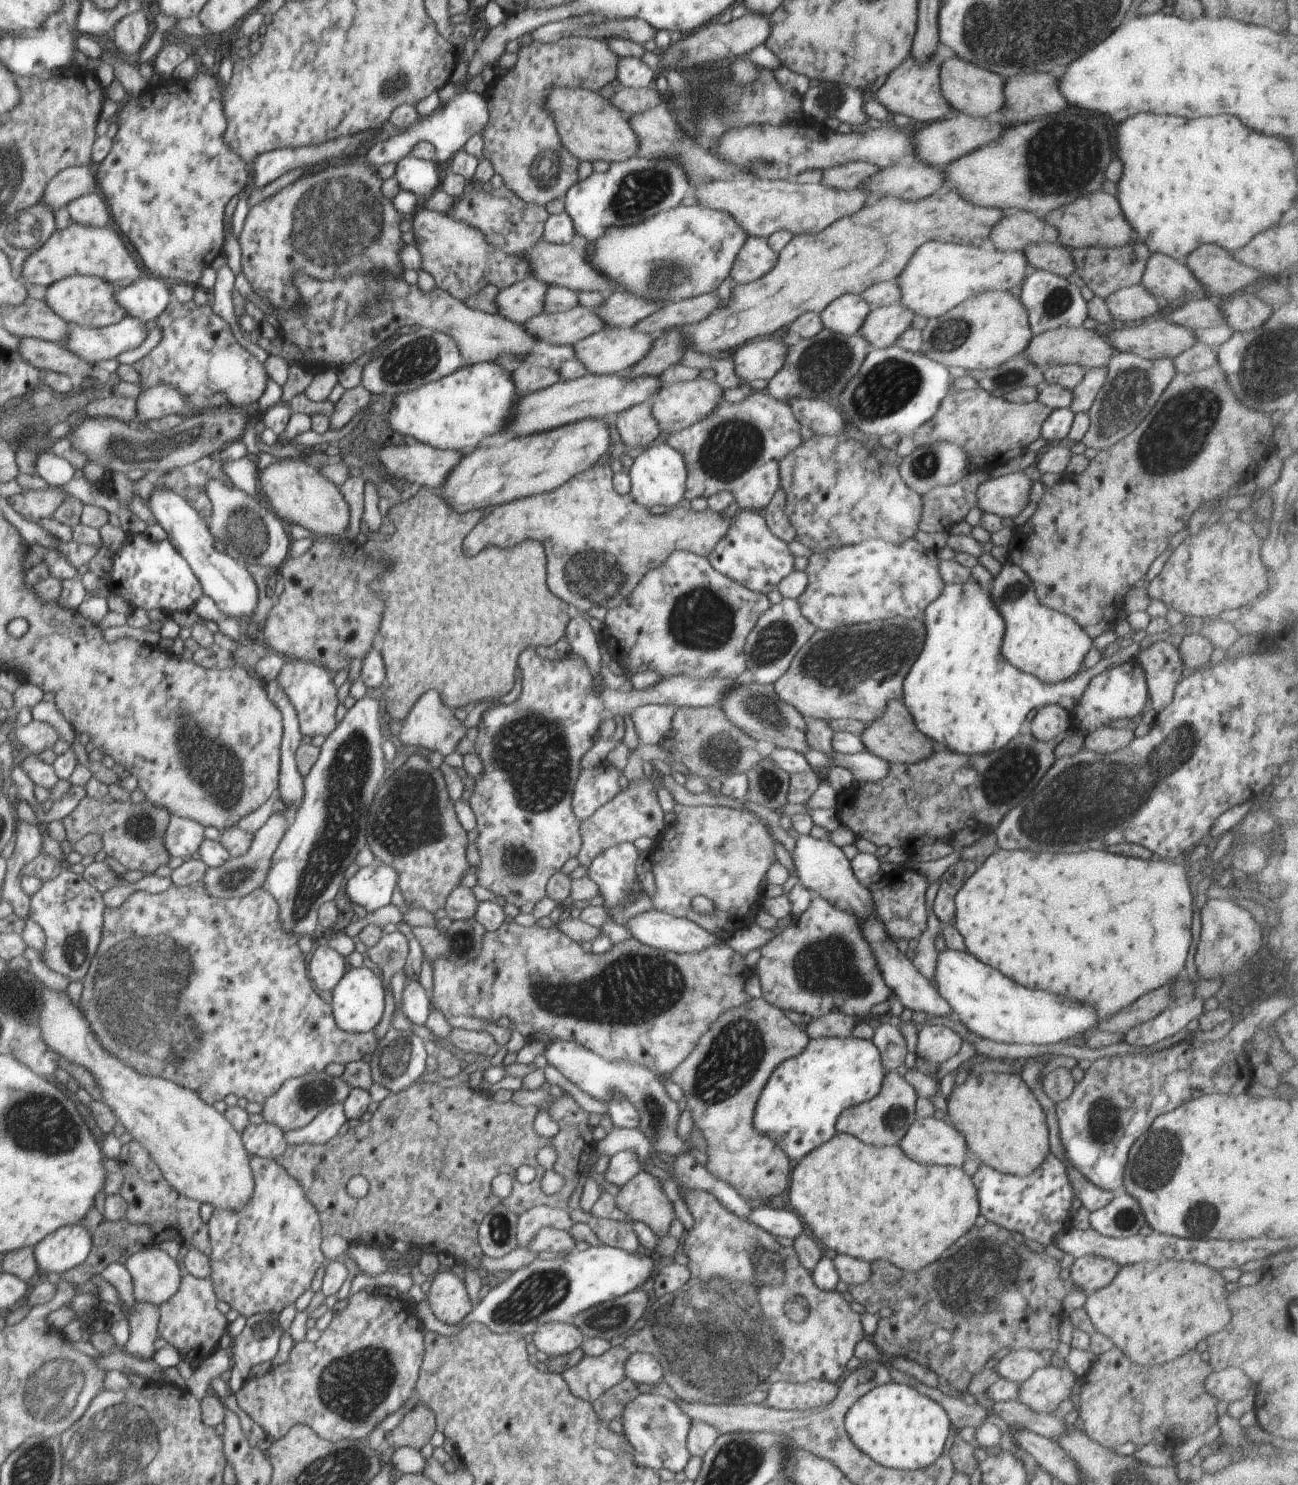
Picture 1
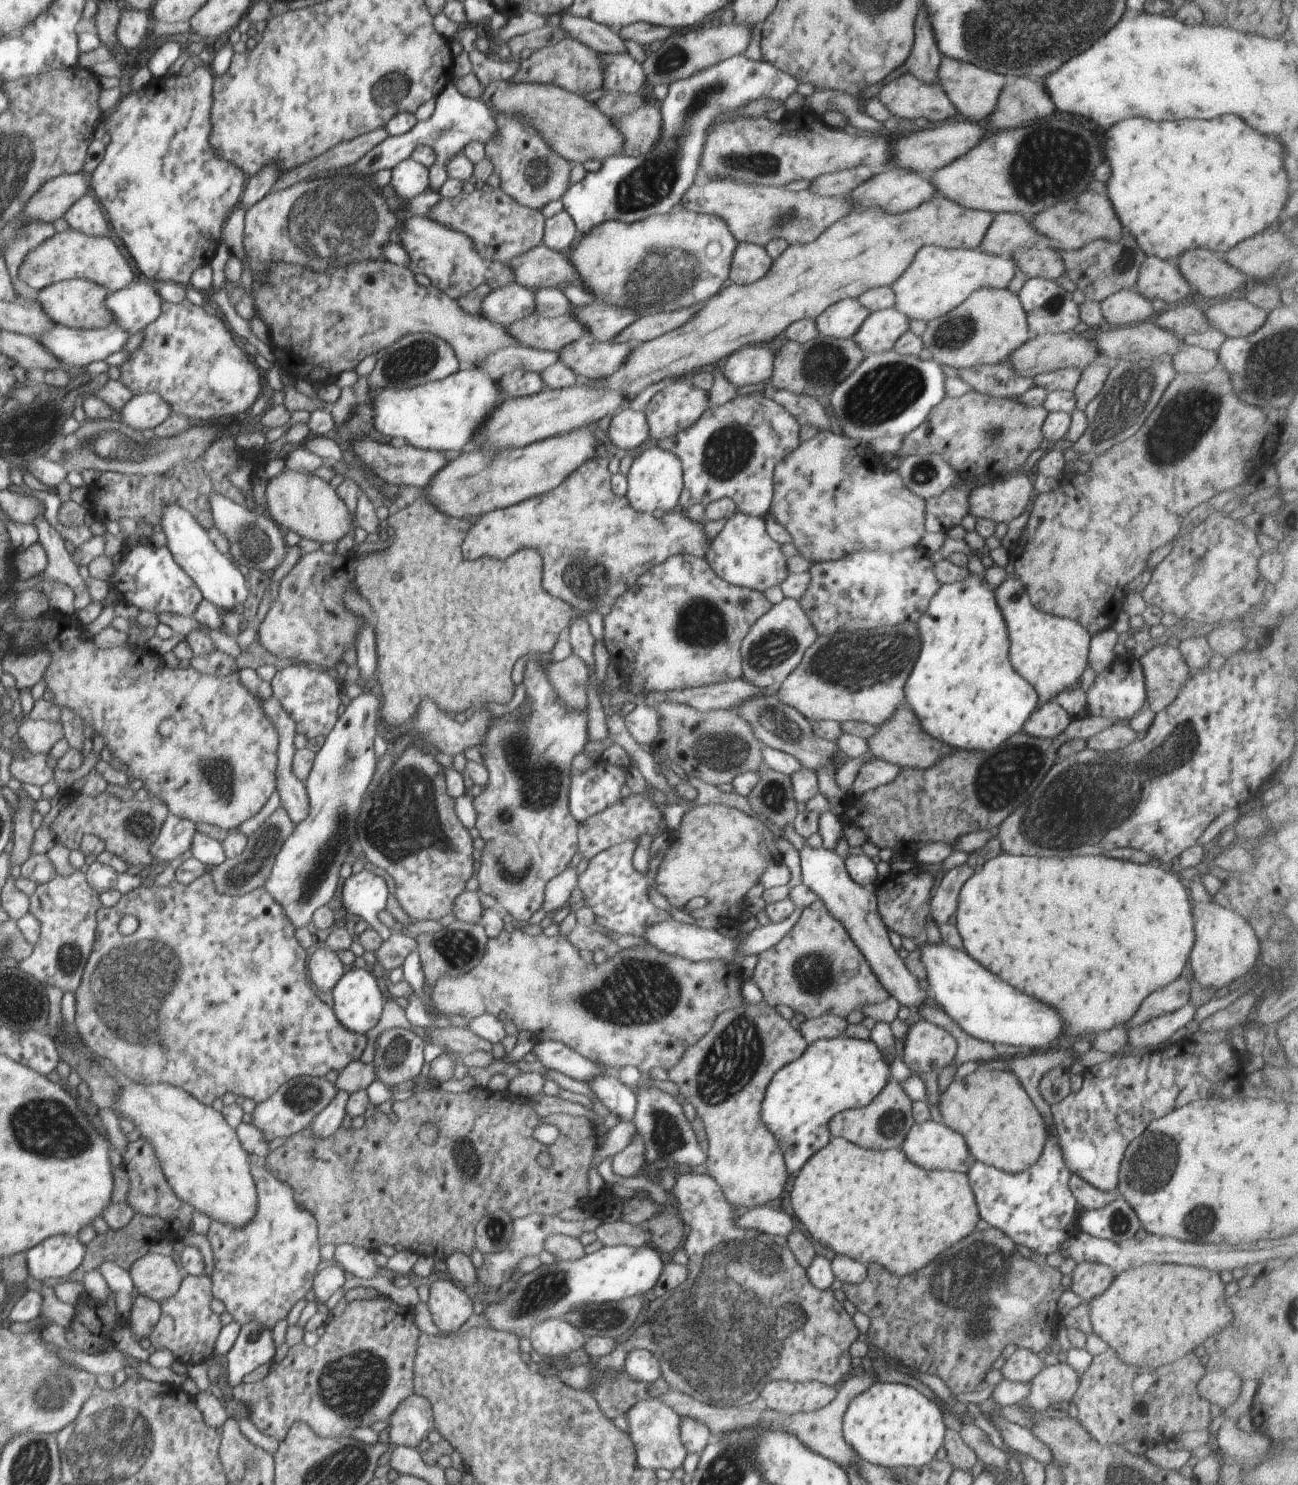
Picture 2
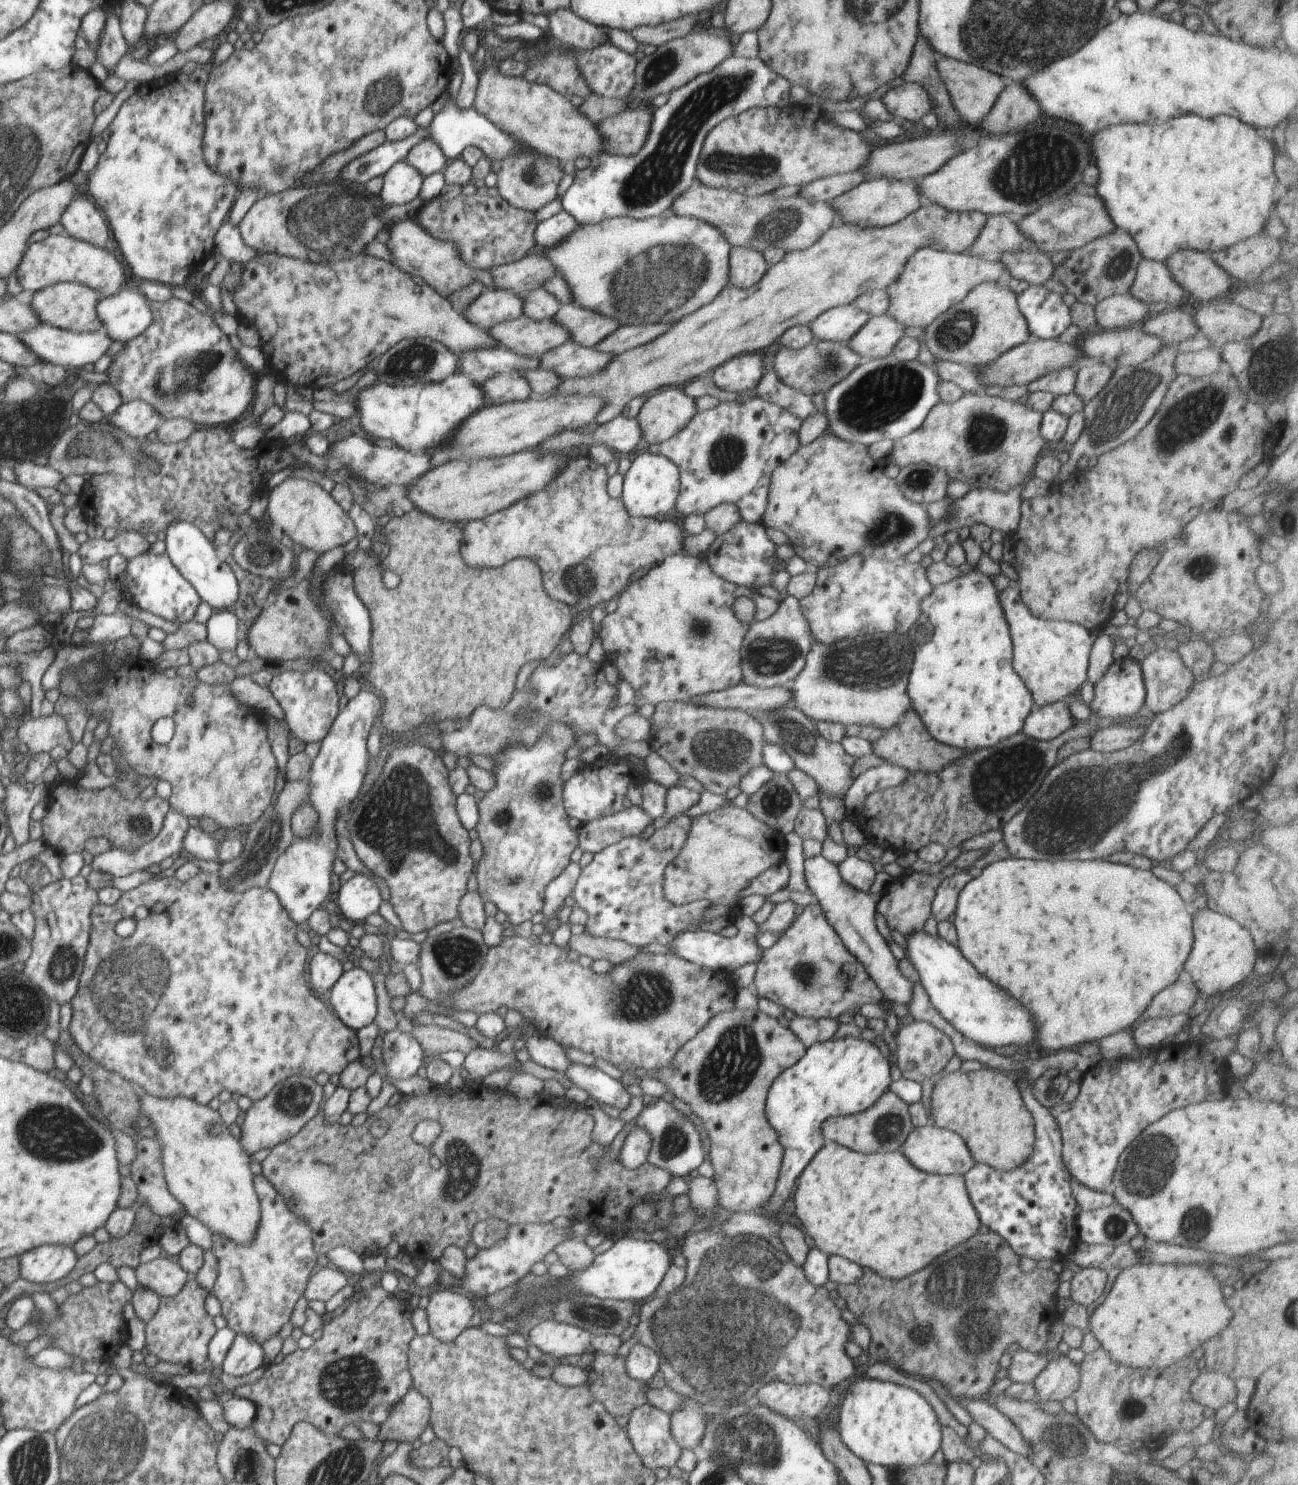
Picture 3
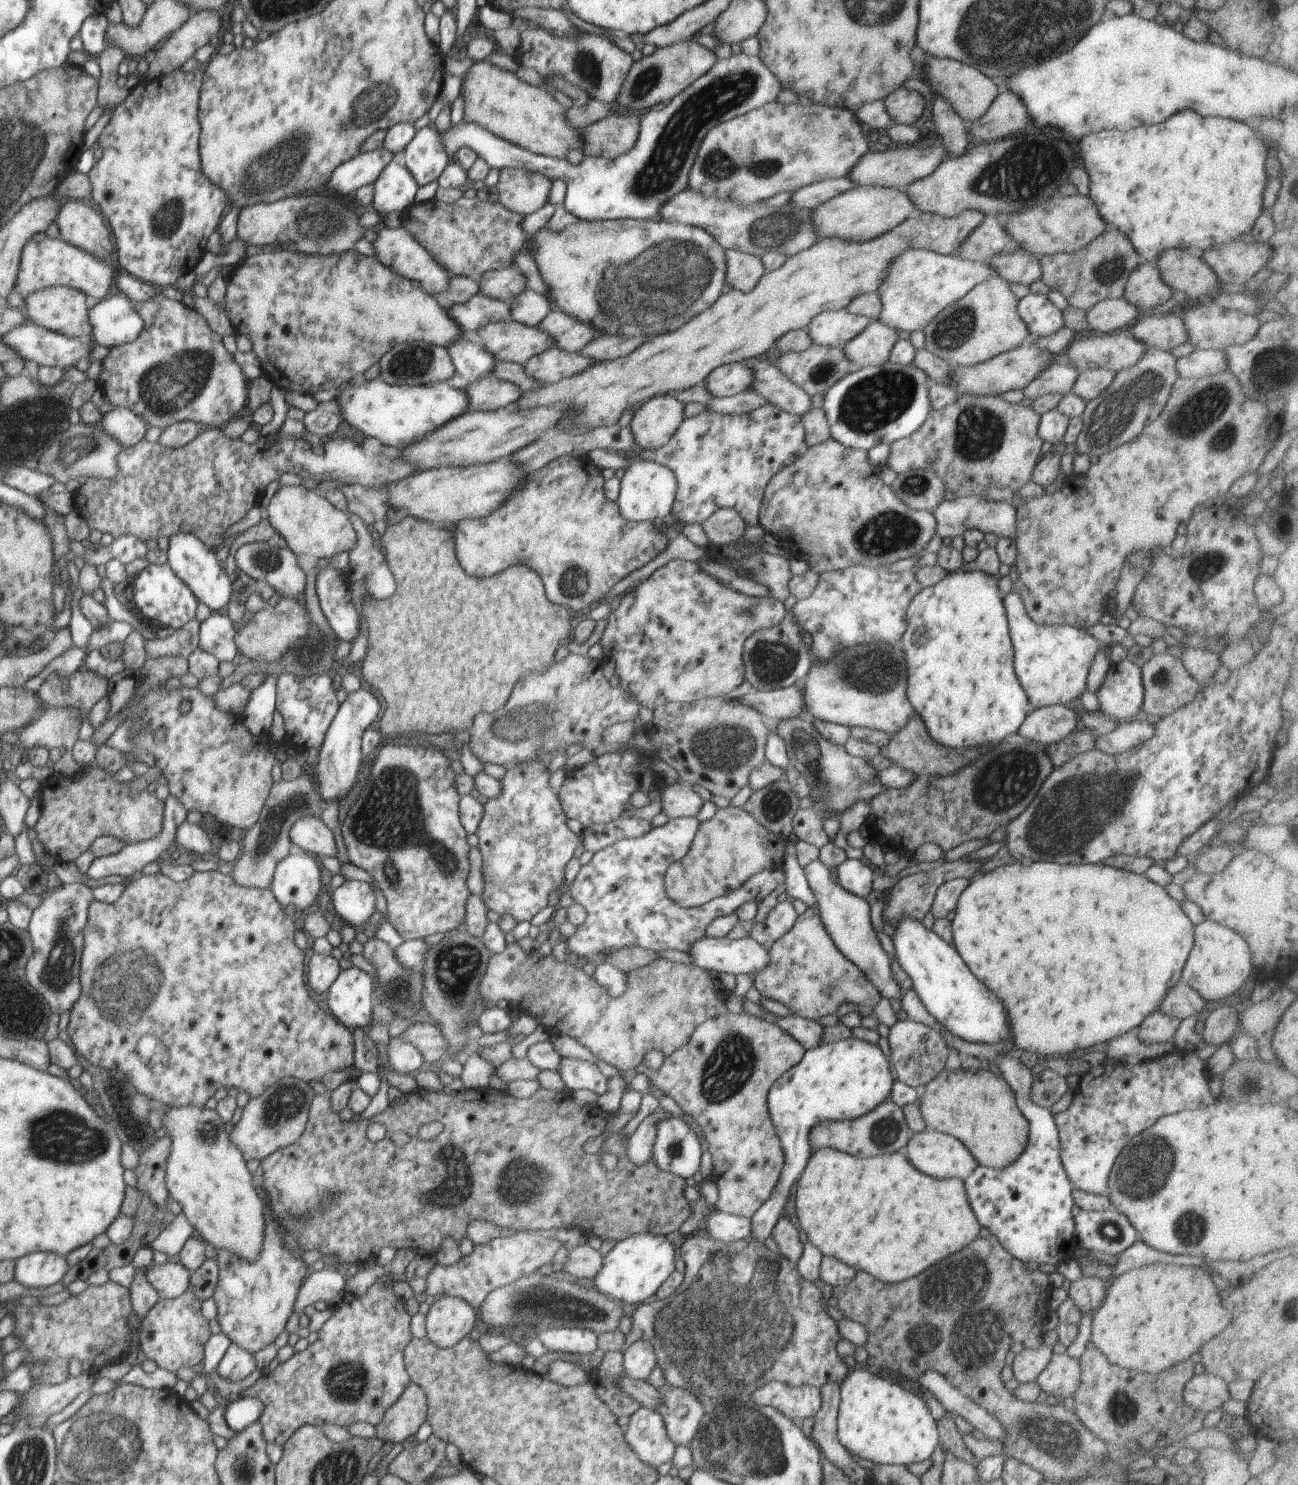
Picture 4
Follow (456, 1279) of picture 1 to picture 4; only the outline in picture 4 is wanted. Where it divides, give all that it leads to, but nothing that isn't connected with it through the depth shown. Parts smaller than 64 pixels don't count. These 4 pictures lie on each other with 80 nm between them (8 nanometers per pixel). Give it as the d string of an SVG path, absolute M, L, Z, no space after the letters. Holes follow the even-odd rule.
M440 1296L430 1305L426 1316L427 1338L438 1348L451 1348L464 1336L469 1336L474 1325L480 1324L479 1311L462 1298Z

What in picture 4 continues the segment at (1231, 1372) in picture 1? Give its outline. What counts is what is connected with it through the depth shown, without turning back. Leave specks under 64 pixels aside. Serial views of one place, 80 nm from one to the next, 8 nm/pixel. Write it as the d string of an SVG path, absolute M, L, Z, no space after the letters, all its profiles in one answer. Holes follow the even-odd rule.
M1208 1373L1194 1376L1183 1392L1184 1402L1190 1407L1195 1407L1208 1413L1211 1409L1222 1407L1226 1401L1231 1400L1226 1382L1218 1376Z

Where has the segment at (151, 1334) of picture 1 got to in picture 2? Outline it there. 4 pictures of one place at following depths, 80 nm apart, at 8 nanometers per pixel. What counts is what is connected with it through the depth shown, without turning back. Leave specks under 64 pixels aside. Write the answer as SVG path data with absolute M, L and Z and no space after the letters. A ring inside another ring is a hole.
M148 1295L137 1296L133 1302L131 1315L127 1322L138 1343L141 1338L150 1334L151 1328L159 1321L160 1317L160 1302L156 1299L151 1299Z

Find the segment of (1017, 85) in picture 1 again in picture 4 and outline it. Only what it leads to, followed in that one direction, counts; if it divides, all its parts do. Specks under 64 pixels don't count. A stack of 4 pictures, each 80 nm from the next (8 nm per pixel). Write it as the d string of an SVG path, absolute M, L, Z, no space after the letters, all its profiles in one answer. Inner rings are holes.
M1002 90L988 112L968 125L968 132L976 142L991 142L1022 132L1028 126L1028 110L1012 90Z

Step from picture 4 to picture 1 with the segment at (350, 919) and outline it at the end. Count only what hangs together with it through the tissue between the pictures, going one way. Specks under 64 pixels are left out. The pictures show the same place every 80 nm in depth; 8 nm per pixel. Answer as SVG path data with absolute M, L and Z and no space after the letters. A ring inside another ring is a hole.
M375 858L370 865L359 868L354 876L347 880L346 894L353 904L362 906L369 913L378 910L378 908L382 908L382 906L386 906L386 904L390 904L390 898L392 898L392 893L396 885L397 872L394 868L385 865Z

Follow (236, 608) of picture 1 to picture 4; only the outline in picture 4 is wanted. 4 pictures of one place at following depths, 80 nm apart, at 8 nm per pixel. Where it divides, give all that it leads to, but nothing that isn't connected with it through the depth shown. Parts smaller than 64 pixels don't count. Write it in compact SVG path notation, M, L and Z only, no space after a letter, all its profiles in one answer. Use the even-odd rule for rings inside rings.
M178 532L170 536L167 550L167 564L174 574L194 592L200 603L204 603L212 611L223 612L227 609L232 596L232 580L227 574L227 567L216 559L216 552L210 550L202 540L192 532Z

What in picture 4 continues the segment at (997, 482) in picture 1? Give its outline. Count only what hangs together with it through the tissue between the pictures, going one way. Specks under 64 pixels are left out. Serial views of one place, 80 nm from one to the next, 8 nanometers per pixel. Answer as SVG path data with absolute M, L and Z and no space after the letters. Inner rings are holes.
M977 495L957 496L954 500L943 500L934 510L933 516L937 523L935 534L941 539L954 539L971 529L980 530L984 534L995 534L999 539L1016 538L1017 509L1006 500L996 502L996 500L984 500L982 496Z

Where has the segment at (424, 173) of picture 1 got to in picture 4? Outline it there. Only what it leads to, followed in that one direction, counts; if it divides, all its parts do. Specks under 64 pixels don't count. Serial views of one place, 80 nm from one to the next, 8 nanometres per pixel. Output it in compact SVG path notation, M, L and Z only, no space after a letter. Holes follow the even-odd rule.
M393 160L374 183L374 209L383 217L390 212L403 213L415 204L418 182L400 160Z

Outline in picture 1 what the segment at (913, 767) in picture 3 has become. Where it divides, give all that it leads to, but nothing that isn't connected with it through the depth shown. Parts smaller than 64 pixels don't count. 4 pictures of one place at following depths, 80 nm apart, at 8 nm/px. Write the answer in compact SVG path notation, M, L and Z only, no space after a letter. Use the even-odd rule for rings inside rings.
M891 700L886 712L861 734L865 750L870 754L883 758L891 764L916 764L934 754L934 740L922 734L914 723L913 716L902 700Z

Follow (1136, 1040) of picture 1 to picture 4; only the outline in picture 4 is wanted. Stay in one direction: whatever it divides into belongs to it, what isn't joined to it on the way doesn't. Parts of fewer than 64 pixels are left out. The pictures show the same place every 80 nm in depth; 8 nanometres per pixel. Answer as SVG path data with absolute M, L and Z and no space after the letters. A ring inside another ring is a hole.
M1157 1010L1144 1018L1135 1033L1140 1042L1146 1046L1164 1043L1173 1038L1180 1023L1181 1021L1177 1017L1168 1016Z

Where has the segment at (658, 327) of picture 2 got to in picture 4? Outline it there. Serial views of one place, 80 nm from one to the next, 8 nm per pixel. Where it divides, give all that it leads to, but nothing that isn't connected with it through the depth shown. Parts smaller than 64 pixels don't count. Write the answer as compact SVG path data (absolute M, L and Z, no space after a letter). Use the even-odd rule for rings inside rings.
M604 334L594 338L584 350L580 350L580 354L592 358L594 363L603 363L606 360L616 360L616 358L627 356L646 340L642 336L626 338L622 334L614 334L613 336Z

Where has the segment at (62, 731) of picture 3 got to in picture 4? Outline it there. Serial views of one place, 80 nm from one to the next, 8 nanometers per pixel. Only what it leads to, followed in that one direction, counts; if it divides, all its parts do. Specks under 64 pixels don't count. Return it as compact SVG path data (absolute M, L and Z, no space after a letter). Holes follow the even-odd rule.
M48 707L41 716L19 732L19 748L33 751L34 748L46 750L70 750L79 740L80 710L78 708Z

